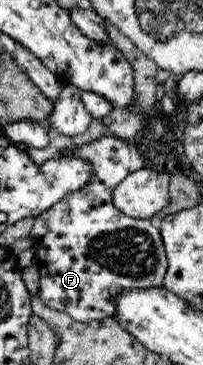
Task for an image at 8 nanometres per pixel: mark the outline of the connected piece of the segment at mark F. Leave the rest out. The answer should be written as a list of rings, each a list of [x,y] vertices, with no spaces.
[[[102,137],[92,144],[74,147],[73,155],[82,157],[92,165],[88,182],[68,194],[36,216],[31,229],[35,259],[34,278],[38,284],[38,295],[47,307],[69,314],[78,322],[112,317],[115,314],[115,298],[122,289],[164,287],[164,275],[168,261],[163,238],[157,223],[150,219],[140,220],[128,217],[115,207],[112,193],[131,172],[144,168],[146,161],[134,144],[116,137]]]

